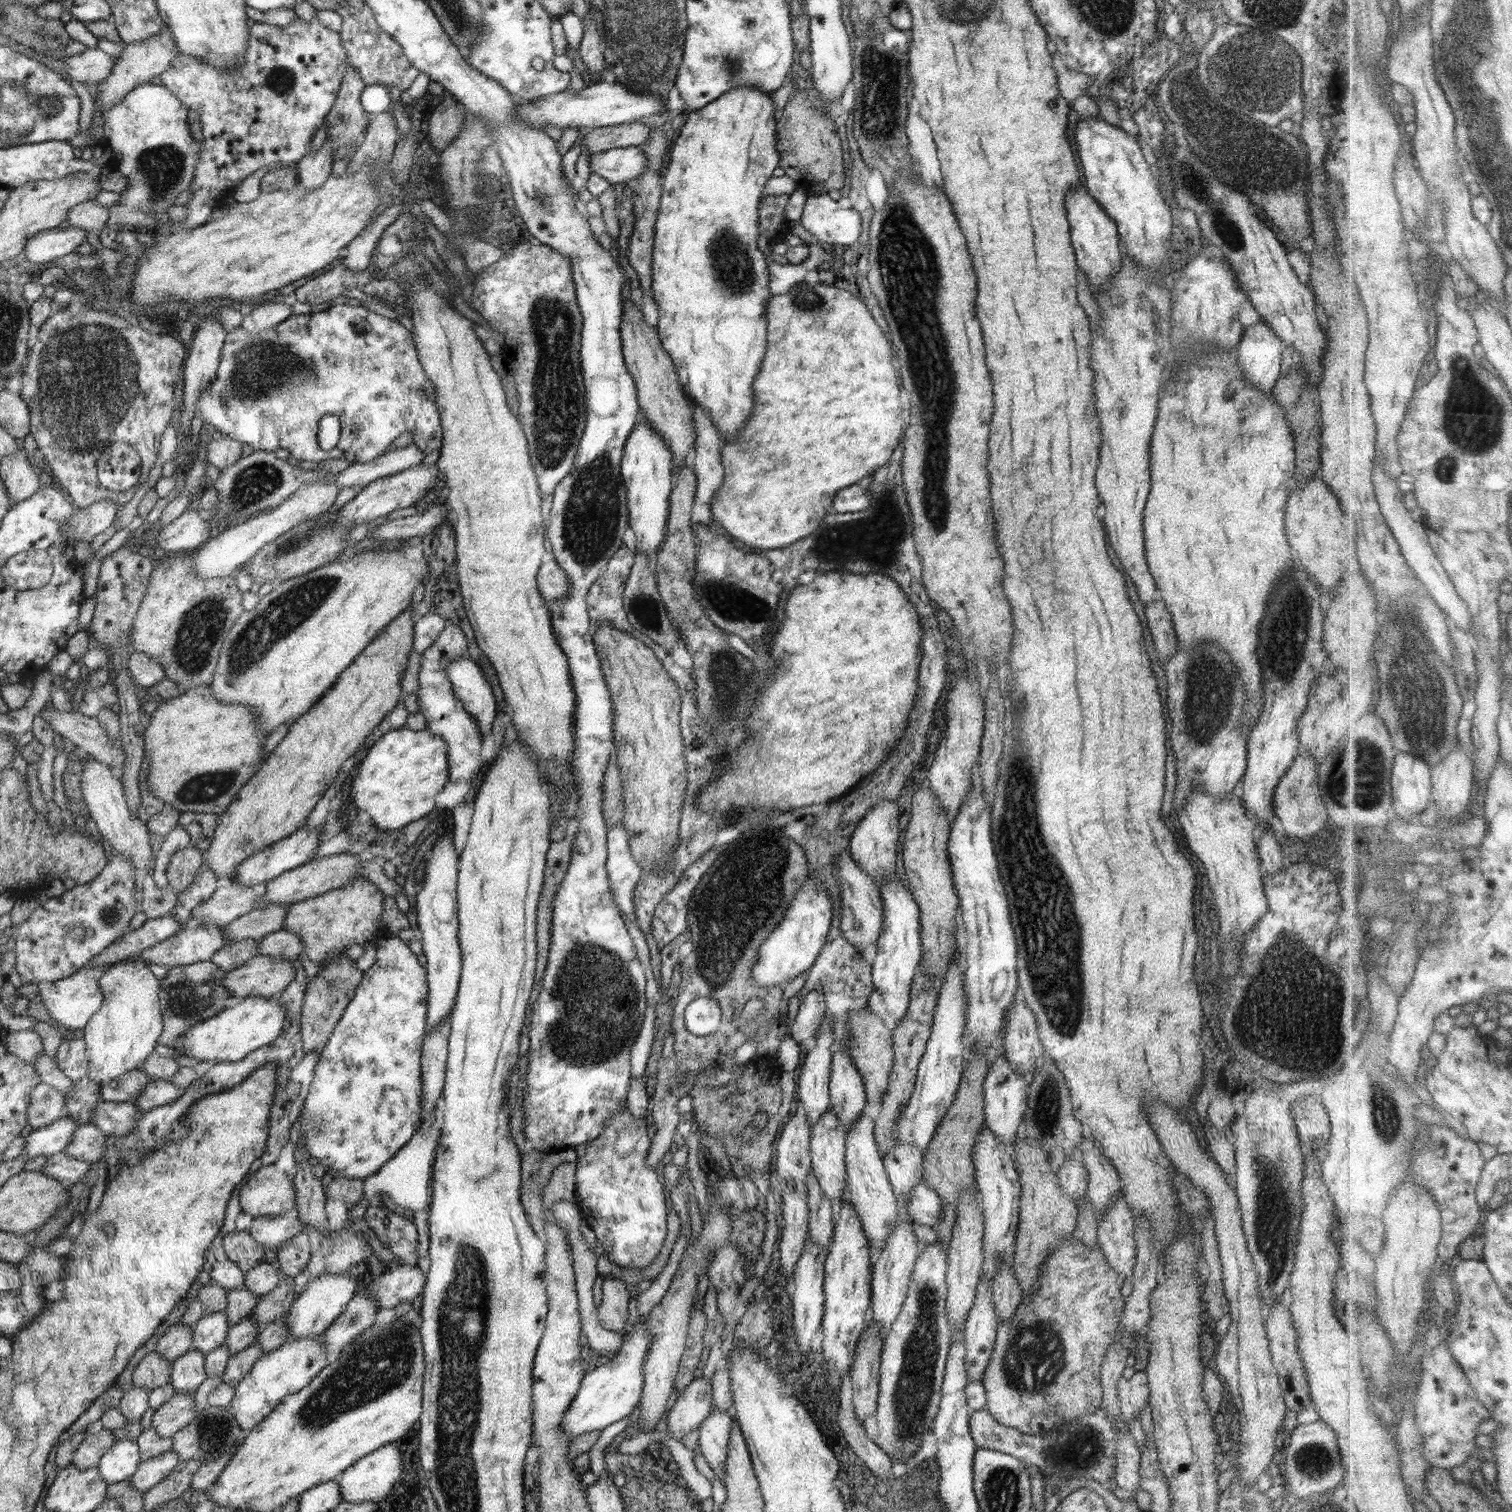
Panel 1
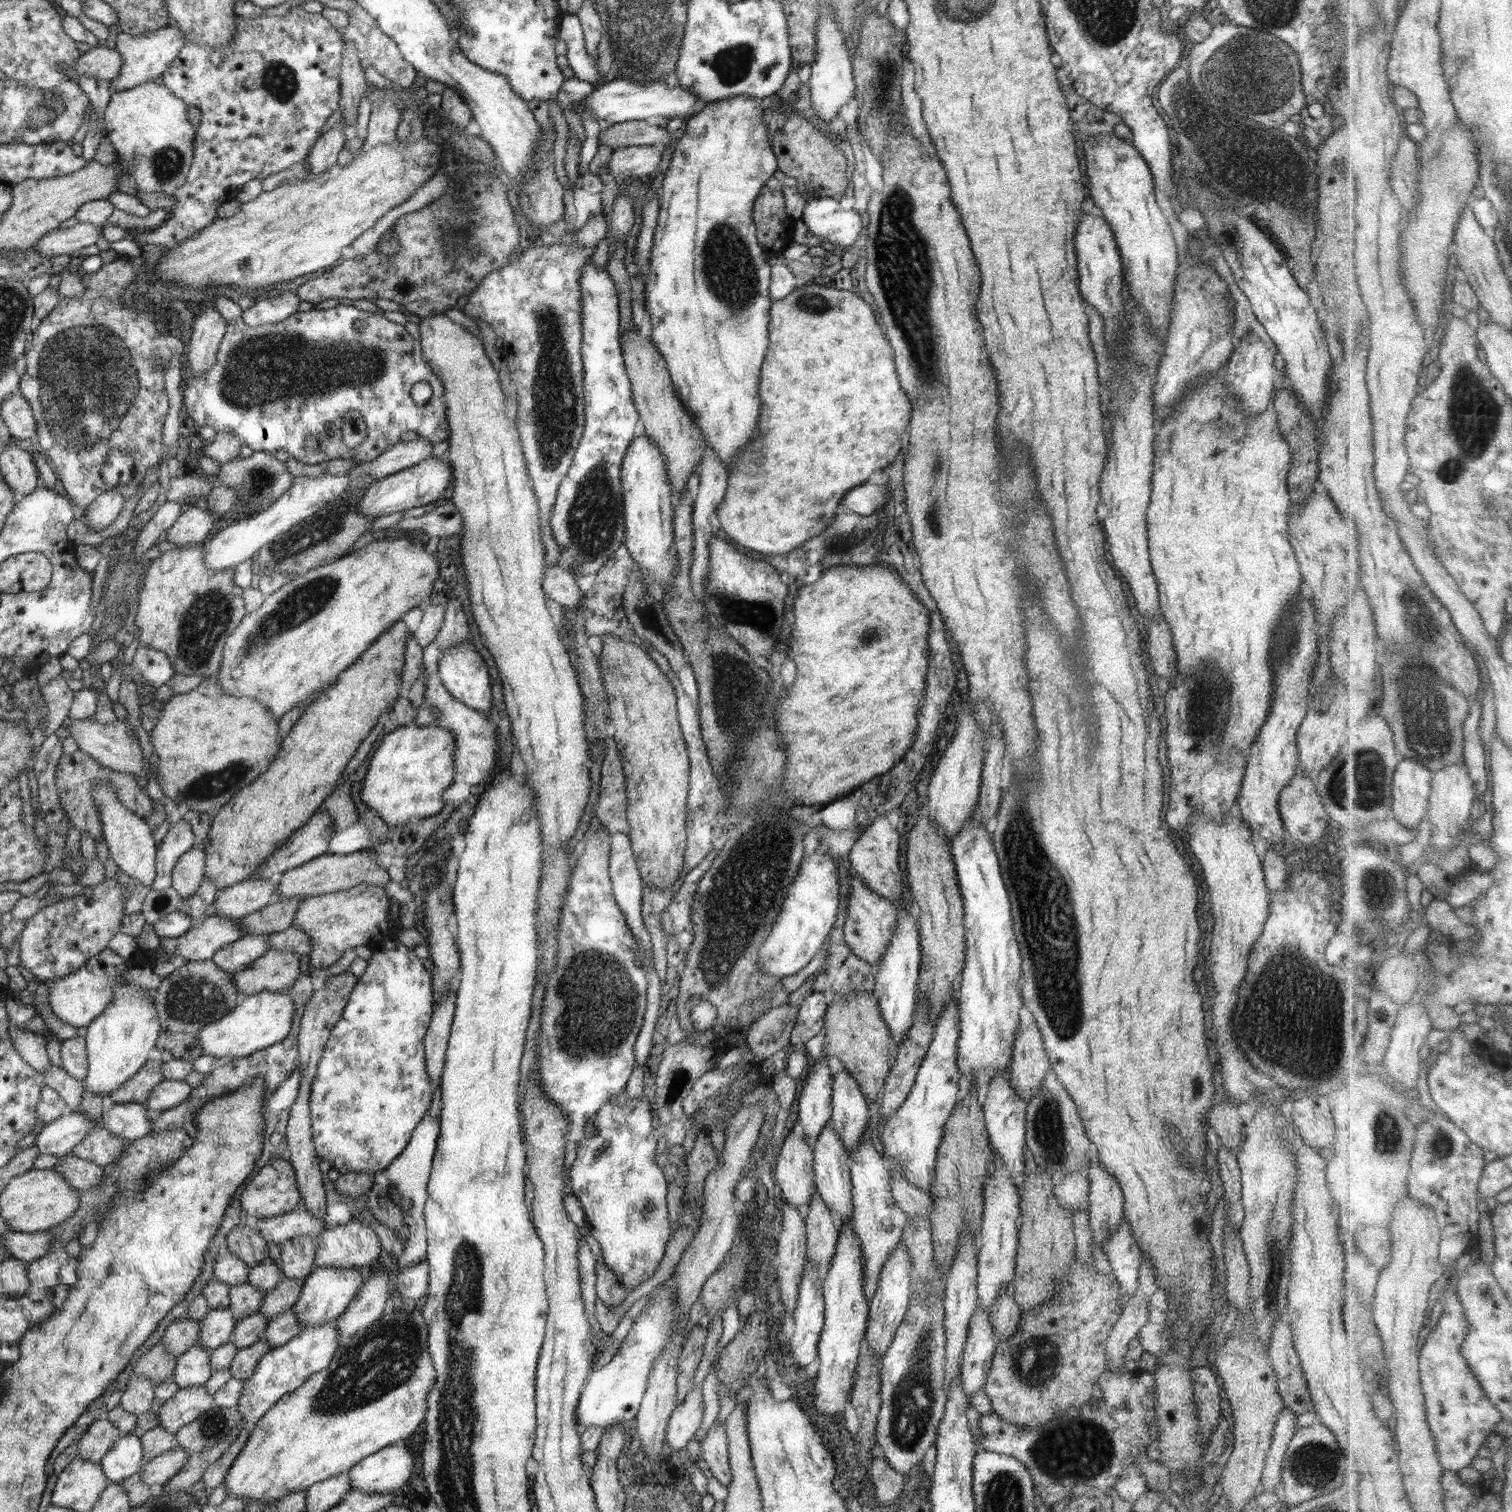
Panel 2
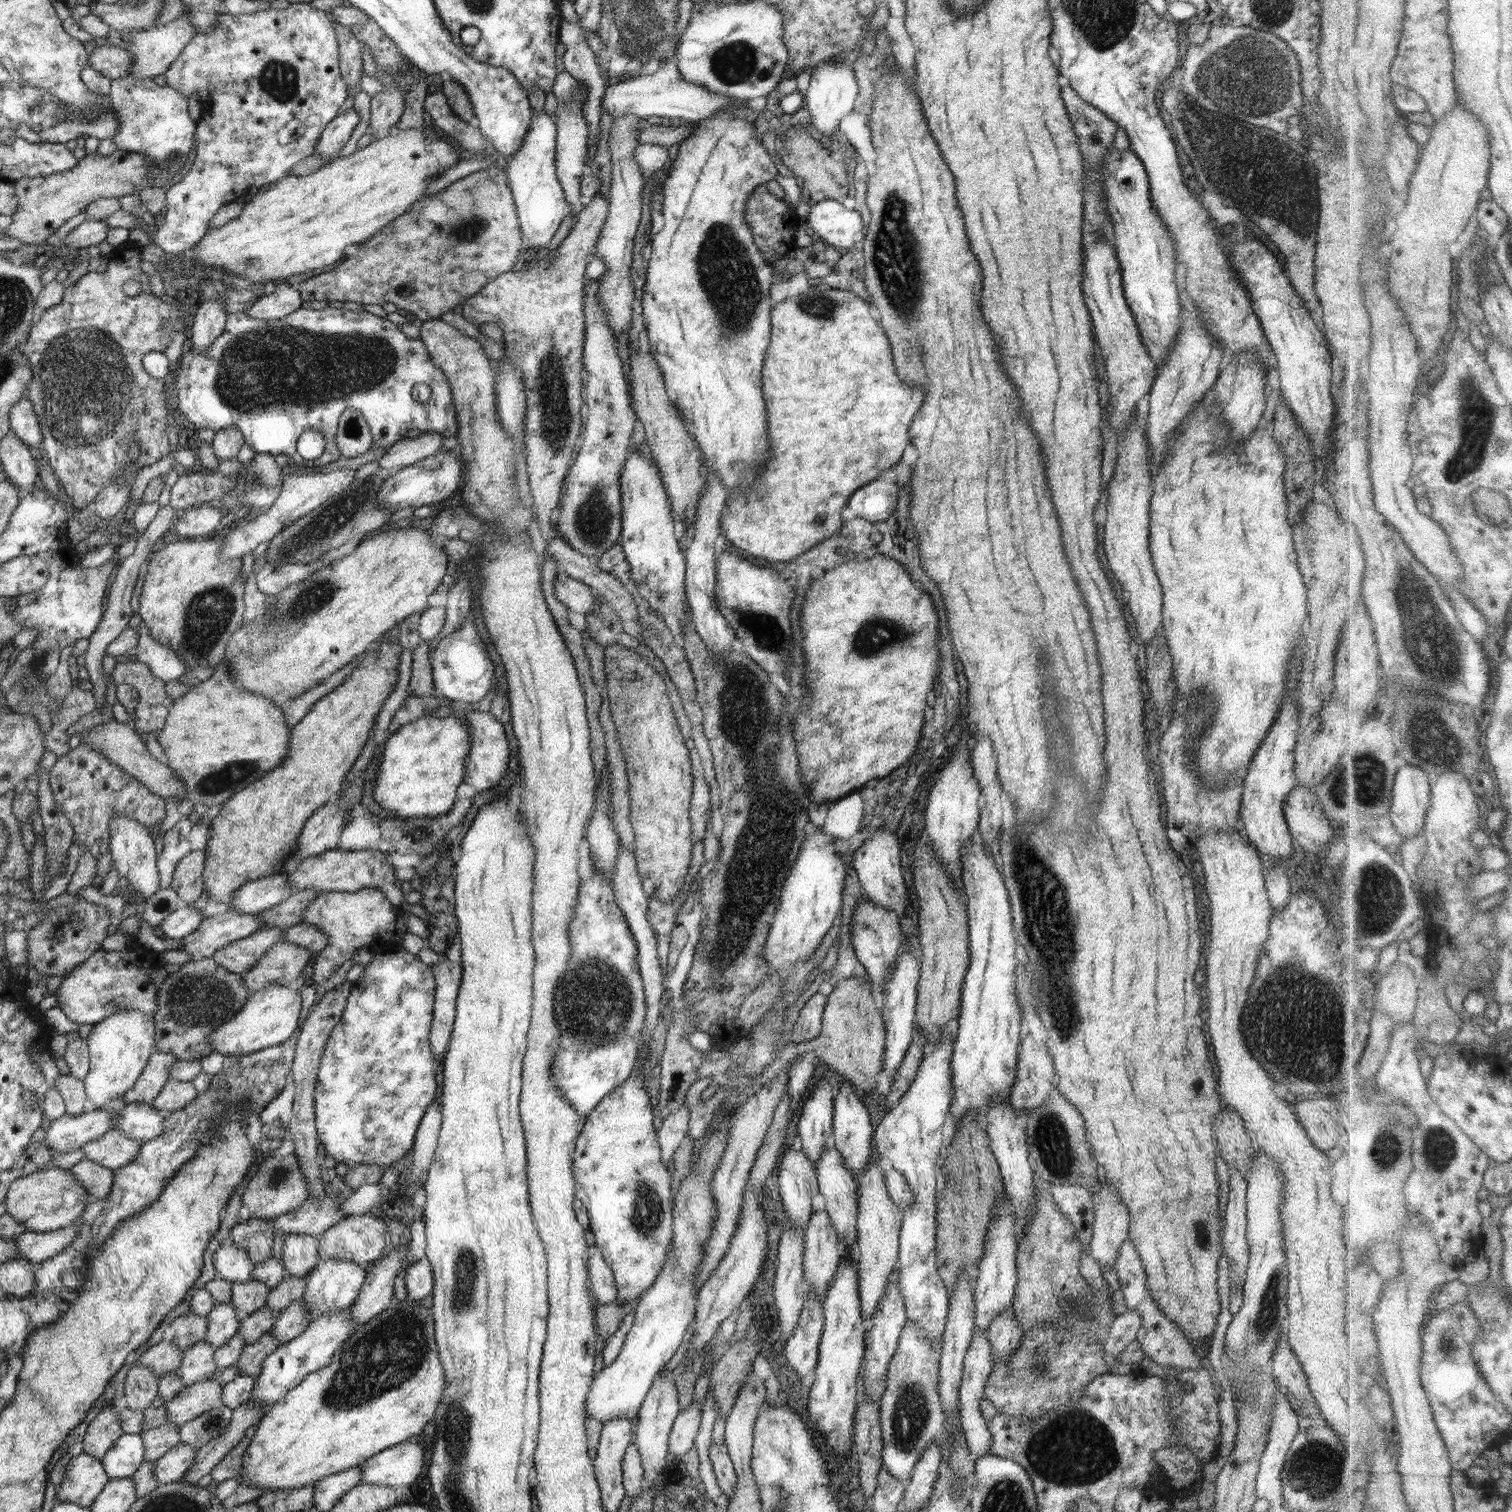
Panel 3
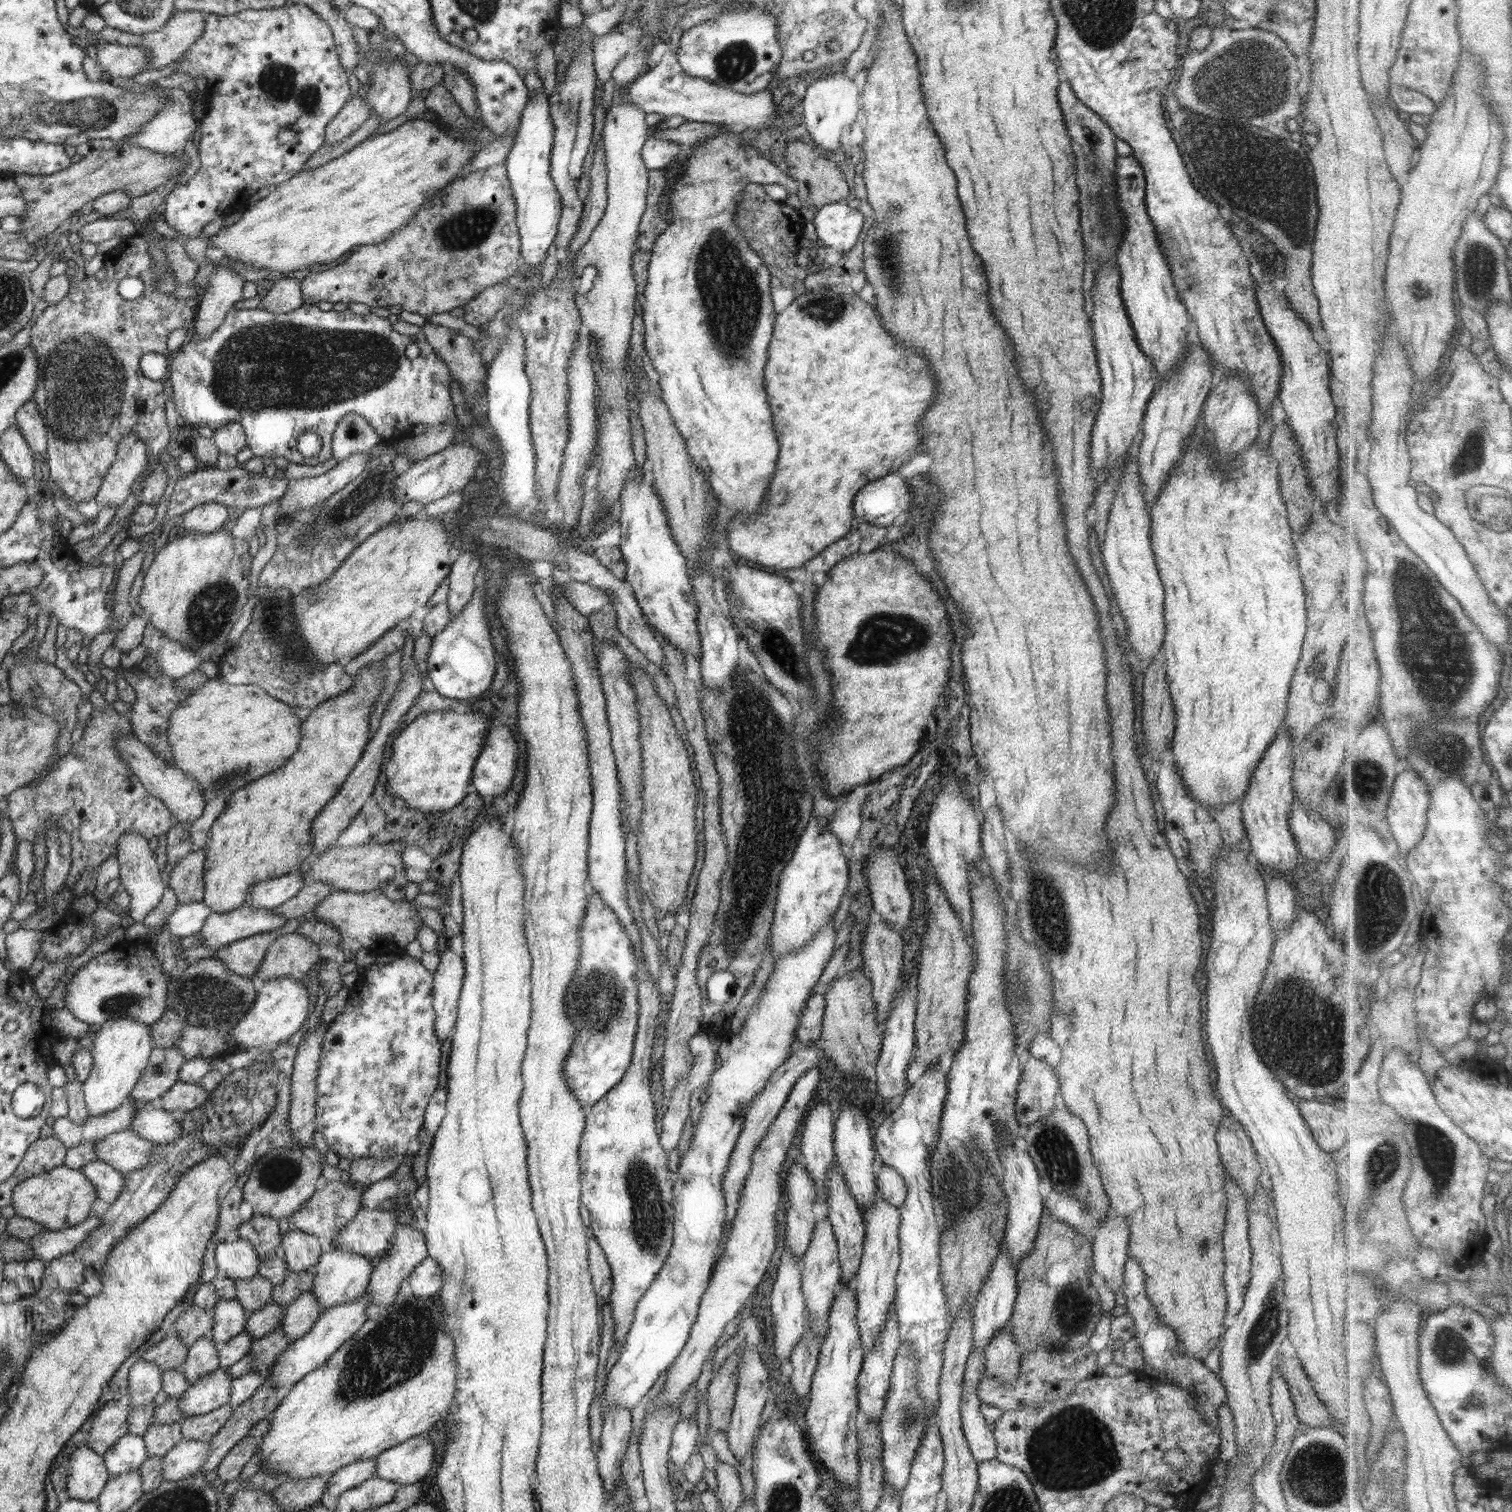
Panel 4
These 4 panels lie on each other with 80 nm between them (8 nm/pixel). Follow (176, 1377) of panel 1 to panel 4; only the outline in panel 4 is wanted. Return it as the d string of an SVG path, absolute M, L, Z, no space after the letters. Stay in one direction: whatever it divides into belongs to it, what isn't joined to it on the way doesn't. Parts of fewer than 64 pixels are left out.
M204 1336L194 1342L188 1349L186 1360L180 1366L180 1370L189 1380L190 1384L208 1376L219 1368L219 1354L215 1342Z

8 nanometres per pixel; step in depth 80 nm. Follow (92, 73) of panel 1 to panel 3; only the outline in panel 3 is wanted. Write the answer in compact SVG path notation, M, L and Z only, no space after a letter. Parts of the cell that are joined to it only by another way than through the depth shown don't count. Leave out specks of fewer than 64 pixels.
M112 44L96 45L89 54L87 64L113 81L128 76L130 67L133 65L133 54Z

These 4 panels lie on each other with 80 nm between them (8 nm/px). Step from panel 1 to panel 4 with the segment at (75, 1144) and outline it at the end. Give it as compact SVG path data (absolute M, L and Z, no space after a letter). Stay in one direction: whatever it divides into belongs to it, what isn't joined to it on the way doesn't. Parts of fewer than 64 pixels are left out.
M129 1128L113 1132L95 1144L97 1160L109 1164L114 1170L122 1173L144 1169L149 1165L153 1150L158 1145L160 1144L142 1138L137 1131Z

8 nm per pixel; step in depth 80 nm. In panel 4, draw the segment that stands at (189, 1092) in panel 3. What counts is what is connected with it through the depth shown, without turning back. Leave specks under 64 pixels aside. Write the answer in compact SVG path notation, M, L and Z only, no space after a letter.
M176 1081L161 1096L161 1109L172 1113L174 1110L189 1111L198 1108L207 1101L208 1093L199 1084Z

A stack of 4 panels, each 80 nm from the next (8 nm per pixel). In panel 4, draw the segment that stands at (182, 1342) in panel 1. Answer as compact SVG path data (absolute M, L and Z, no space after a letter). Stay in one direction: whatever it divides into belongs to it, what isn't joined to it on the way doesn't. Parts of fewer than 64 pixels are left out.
M192 1305L178 1316L171 1331L190 1348L199 1338L210 1335L214 1324L213 1316L213 1310L202 1310Z

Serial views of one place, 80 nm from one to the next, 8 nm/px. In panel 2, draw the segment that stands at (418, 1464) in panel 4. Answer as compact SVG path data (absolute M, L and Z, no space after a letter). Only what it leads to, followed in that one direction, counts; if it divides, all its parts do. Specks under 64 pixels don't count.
M404 1444L387 1446L358 1462L348 1473L351 1490L391 1494L404 1486L414 1472L414 1454Z

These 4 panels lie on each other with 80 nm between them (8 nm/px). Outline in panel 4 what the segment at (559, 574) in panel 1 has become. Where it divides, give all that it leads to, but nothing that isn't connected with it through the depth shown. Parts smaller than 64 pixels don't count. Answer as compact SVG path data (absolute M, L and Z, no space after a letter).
M579 581L564 582L563 593L582 616L589 617L592 613L602 610L602 606L611 603L609 594L605 590Z

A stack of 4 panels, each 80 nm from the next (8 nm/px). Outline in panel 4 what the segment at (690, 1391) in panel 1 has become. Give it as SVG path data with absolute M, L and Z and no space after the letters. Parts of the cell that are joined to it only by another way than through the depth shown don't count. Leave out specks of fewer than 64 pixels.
M686 1418L680 1420L674 1428L672 1445L669 1448L670 1465L684 1470L692 1454L698 1450L698 1431L697 1420Z

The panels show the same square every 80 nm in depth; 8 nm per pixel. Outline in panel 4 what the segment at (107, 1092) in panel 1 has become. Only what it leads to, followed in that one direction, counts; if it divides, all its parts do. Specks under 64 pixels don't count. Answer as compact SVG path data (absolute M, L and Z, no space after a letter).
M154 1048L149 1066L141 1074L130 1097L139 1104L161 1098L178 1081L178 1069L186 1059L178 1049Z

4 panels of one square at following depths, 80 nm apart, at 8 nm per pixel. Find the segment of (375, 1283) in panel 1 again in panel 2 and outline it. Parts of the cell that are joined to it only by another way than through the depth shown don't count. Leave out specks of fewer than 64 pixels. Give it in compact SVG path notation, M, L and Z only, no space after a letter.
M418 1263L411 1267L406 1267L402 1272L392 1272L389 1278L389 1288L391 1292L398 1292L406 1300L418 1300L426 1296L428 1292L429 1264Z

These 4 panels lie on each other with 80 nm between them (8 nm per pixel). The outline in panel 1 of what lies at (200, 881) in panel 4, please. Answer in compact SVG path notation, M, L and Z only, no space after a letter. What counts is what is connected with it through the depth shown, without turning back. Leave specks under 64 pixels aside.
M192 845L185 846L172 854L166 868L169 886L176 892L189 887L200 865L205 862L203 858L204 851Z

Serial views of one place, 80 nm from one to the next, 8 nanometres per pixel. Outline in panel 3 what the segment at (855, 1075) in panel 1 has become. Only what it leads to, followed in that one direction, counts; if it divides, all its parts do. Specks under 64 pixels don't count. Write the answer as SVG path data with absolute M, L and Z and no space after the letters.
M840 1083L836 1098L833 1098L833 1146L844 1157L847 1169L855 1178L863 1173L867 1160L872 1154L872 1137L874 1127L870 1122L868 1108L864 1105L864 1095L856 1095L856 1089L852 1084Z

